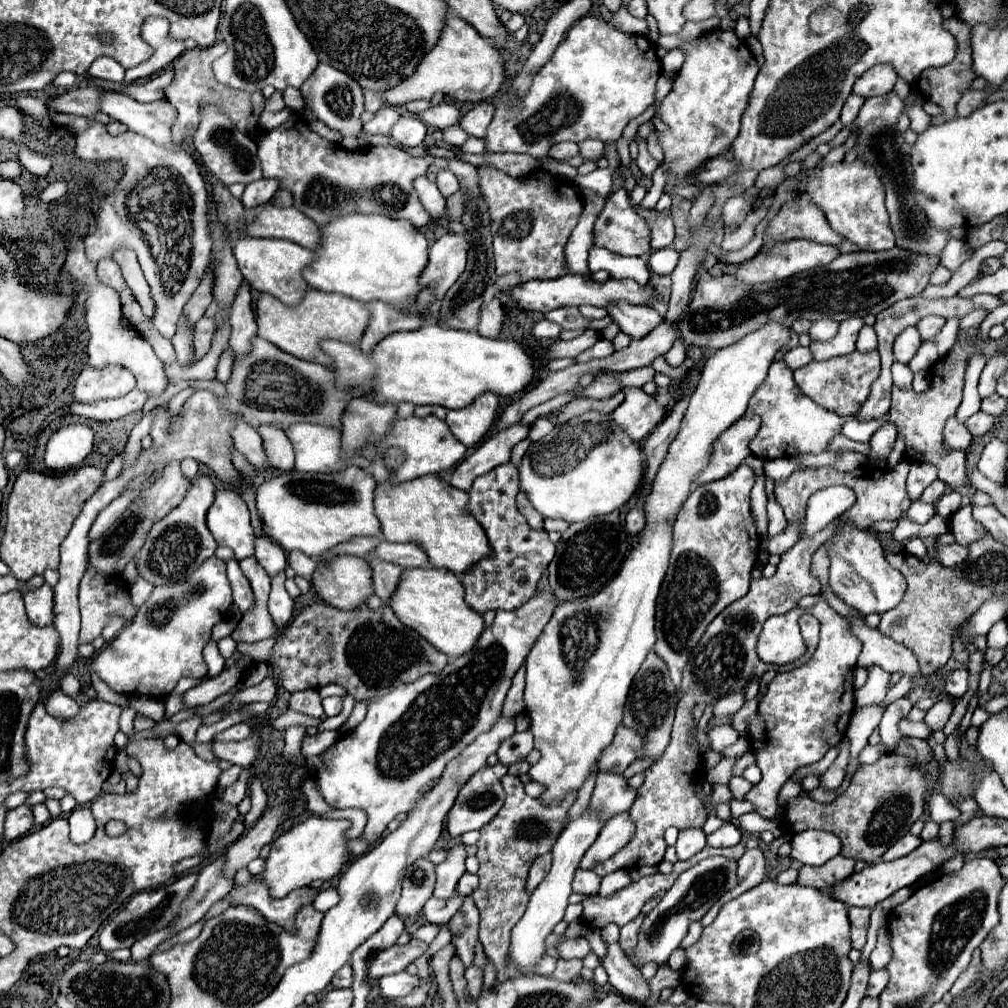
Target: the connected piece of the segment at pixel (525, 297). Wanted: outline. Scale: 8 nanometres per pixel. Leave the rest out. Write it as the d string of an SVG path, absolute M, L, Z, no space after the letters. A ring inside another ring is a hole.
M564 275L558 279L548 279L548 281L524 281L512 289L508 289L508 295L516 301L516 305L520 309L526 311L540 311L540 313L548 313L552 309L558 309L562 305L594 305L594 307L606 307L610 301L628 301L634 305L644 305L648 299L654 297L654 291L650 285L638 285L630 279L610 279L606 283L596 283L592 279L586 277L578 277L578 275Z

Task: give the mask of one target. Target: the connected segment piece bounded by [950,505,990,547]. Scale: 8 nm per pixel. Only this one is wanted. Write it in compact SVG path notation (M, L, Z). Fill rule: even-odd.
M970 505L960 507L960 509L952 515L952 519L950 519L950 531L952 531L952 535L956 537L956 543L958 543L958 545L964 545L964 547L968 547L970 543L974 543L974 541L978 541L978 539L990 535L982 525L978 525L978 523L972 519L972 507L970 507Z

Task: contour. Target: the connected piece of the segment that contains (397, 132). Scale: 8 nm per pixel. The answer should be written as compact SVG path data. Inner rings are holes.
M402 115L398 123L392 127L390 135L406 147L416 147L426 137L426 125L414 115Z

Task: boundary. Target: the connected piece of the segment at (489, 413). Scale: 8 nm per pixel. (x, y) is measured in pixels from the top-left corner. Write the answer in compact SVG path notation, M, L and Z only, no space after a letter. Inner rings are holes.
M486 391L480 397L476 397L470 405L456 411L448 411L446 425L450 427L456 439L460 439L466 447L472 447L492 427L496 417L496 407L498 407L496 395Z

